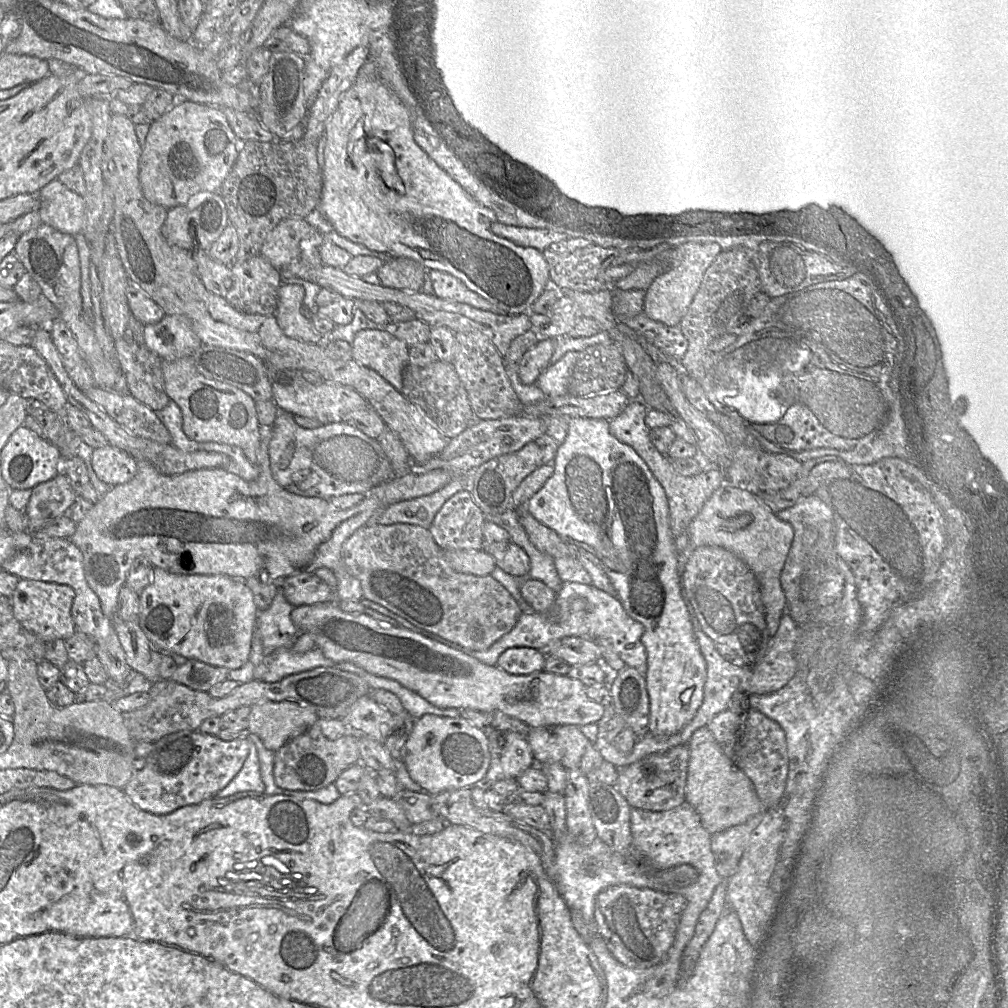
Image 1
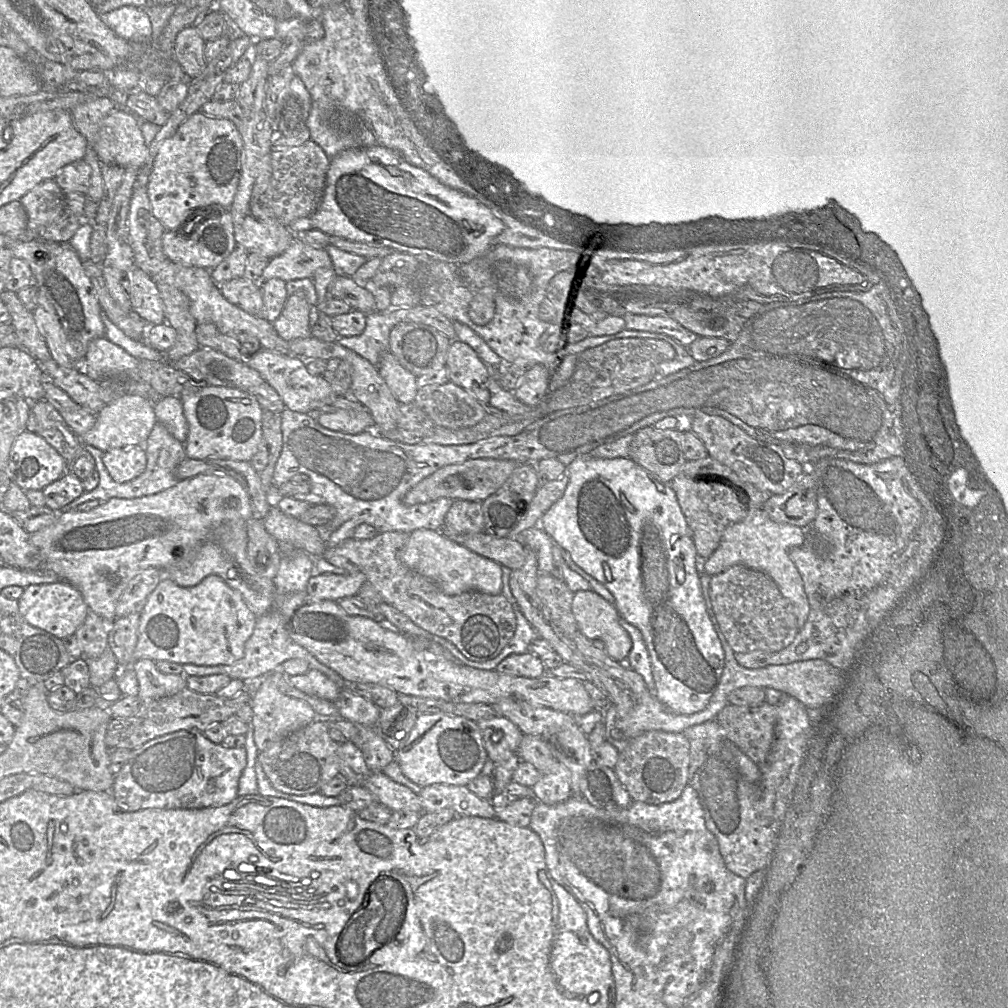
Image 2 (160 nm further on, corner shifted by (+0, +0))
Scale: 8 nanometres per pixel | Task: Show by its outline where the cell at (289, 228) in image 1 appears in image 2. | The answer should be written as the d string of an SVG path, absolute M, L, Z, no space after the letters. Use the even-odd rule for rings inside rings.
M294 236L290 246L281 255L269 260L262 273L261 283L272 278L285 282L303 278L311 279L317 270L332 267L332 261L326 249L311 247Z

